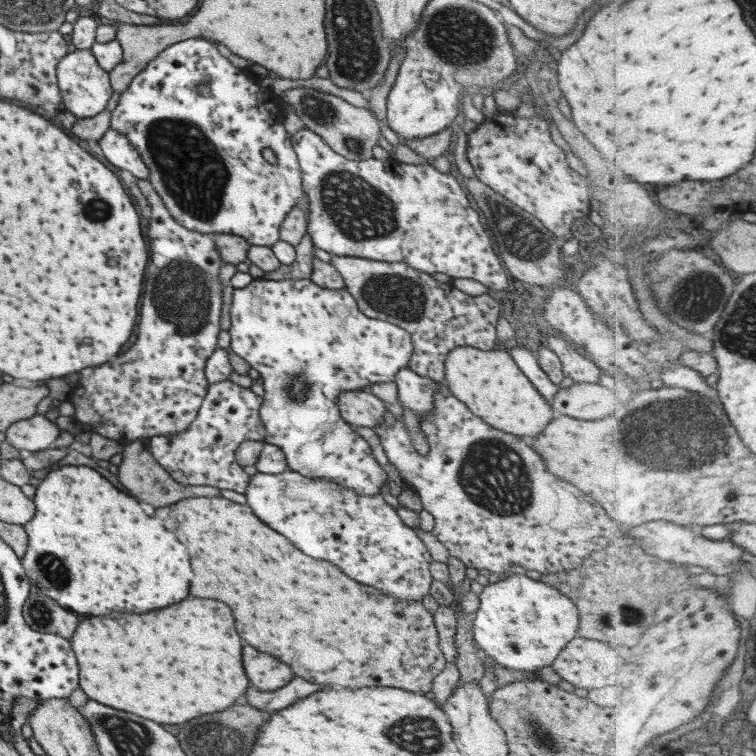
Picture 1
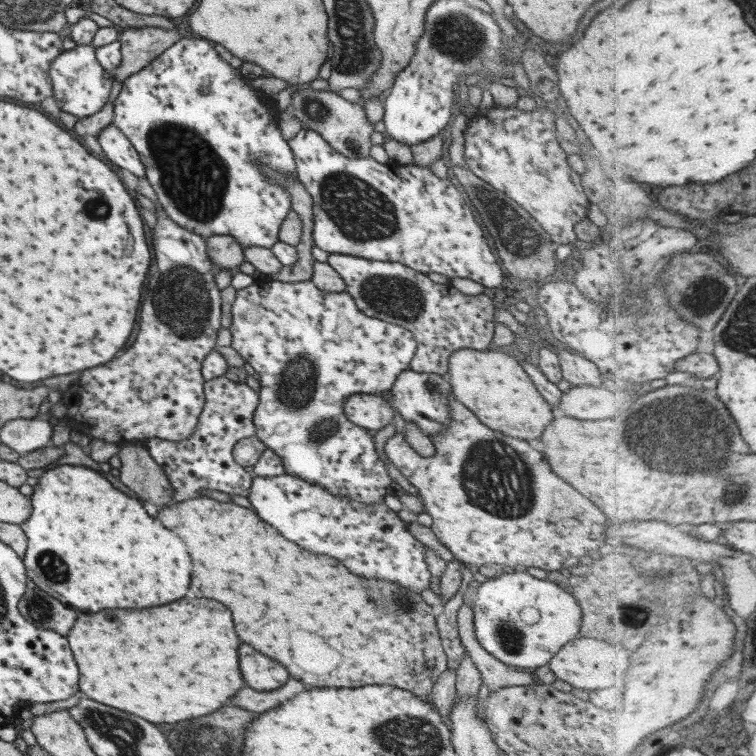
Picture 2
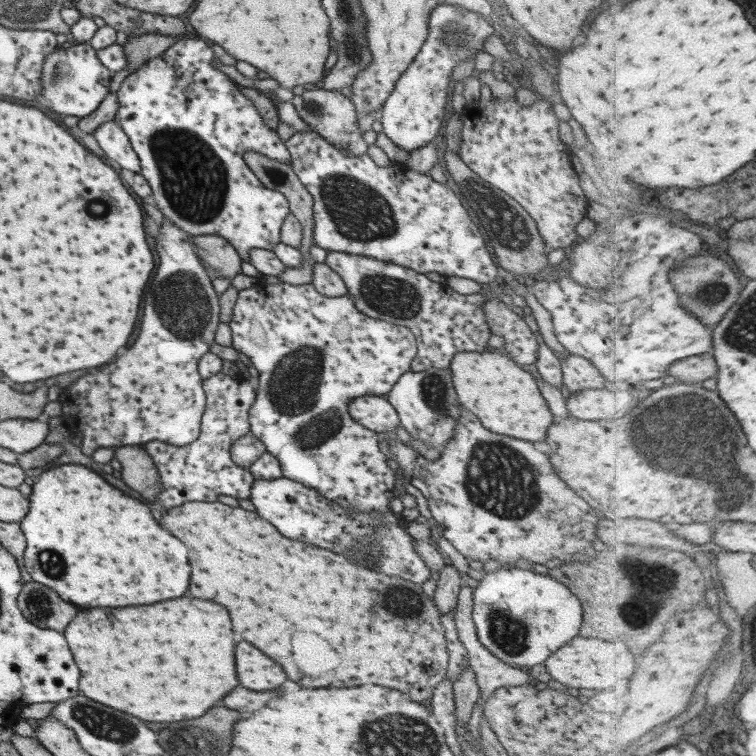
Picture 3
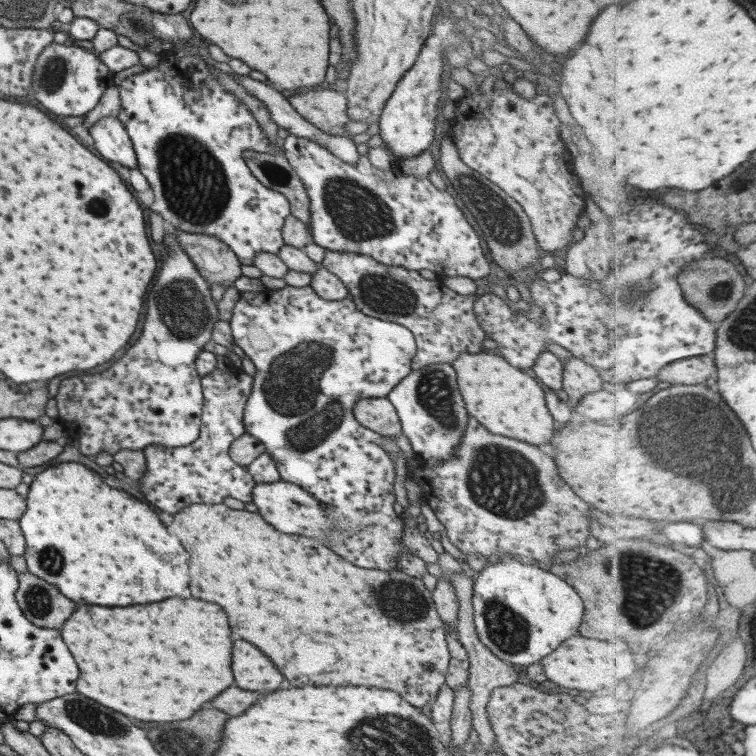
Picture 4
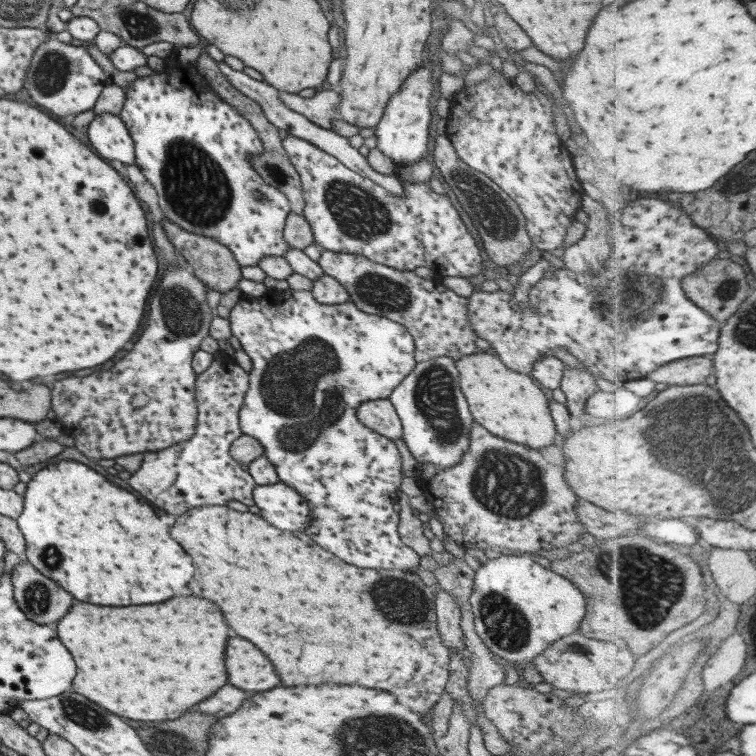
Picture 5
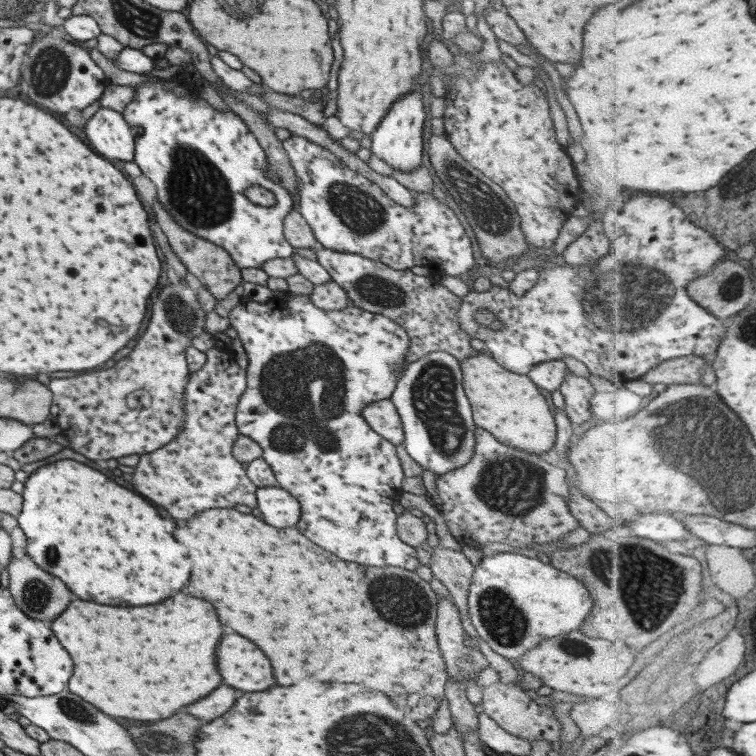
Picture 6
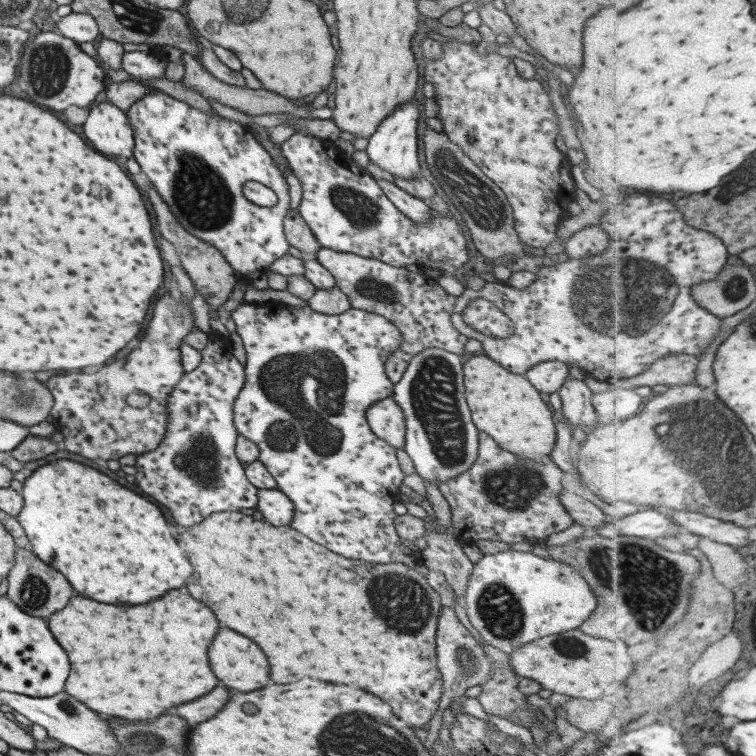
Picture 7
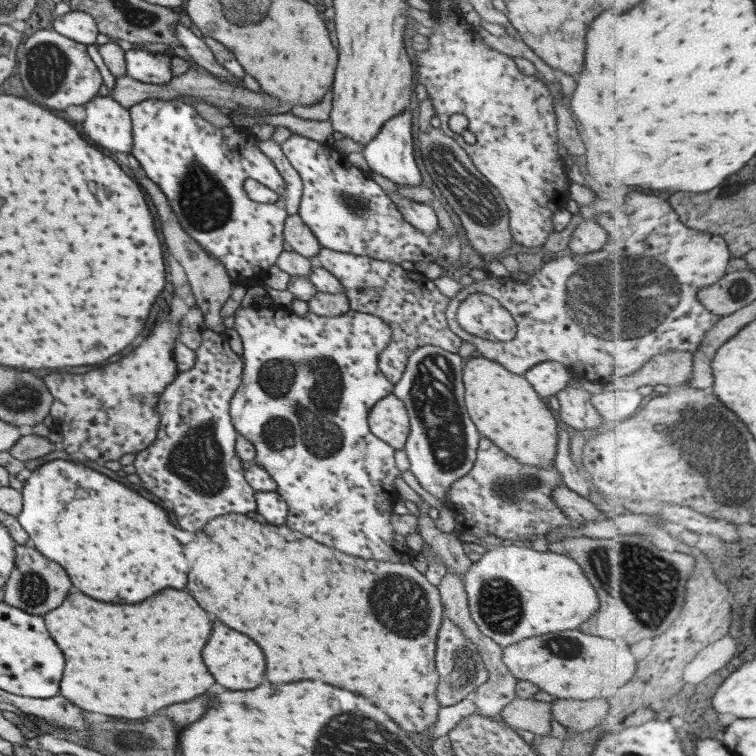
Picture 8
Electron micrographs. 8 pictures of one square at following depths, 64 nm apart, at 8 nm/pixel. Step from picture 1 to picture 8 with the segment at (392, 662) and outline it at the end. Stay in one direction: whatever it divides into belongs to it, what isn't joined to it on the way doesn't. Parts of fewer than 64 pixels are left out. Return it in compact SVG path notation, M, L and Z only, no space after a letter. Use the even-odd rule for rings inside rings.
M235 513L216 516L201 529L202 531L195 531L193 538L185 544L185 548L189 552L189 554L185 554L185 558L189 562L187 592L195 598L195 602L201 608L211 612L221 624L227 624L227 628L231 628L231 630L243 632L245 636L255 640L255 644L259 644L259 648L263 650L265 662L267 662L265 676L267 676L269 682L283 682L285 684L285 682L303 680L303 678L313 678L313 680L317 678L317 680L323 680L325 684L347 688L349 692L365 696L371 704L381 706L389 714L387 717L397 723L401 730L404 730L407 734L430 729L430 726L436 721L437 710L440 707L436 699L438 674L434 667L434 644L438 626L443 616L443 609L437 587L431 585L423 574L415 570L415 567L411 567L410 563L365 560L357 556L343 554L343 552L336 551L307 538L307 536L303 536L300 532L291 530L284 524L260 524L253 521L252 518Z

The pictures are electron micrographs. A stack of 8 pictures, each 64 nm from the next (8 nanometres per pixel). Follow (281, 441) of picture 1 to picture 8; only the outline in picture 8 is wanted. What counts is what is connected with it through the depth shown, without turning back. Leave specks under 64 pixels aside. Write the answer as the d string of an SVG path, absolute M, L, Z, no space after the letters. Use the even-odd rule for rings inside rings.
M267 305L266 307L249 306L238 307L232 314L234 318L233 330L241 338L242 348L242 373L237 391L233 393L229 401L228 413L235 432L244 436L255 449L255 464L267 471L267 474L275 481L276 493L288 506L284 525L291 530L300 532L311 540L324 544L336 551L351 556L357 556L365 560L380 560L381 562L409 563L415 556L411 549L401 545L393 538L390 518L392 515L393 480L400 476L395 467L394 448L385 442L375 438L367 426L368 410L381 398L392 393L393 385L384 377L377 366L377 356L385 345L394 340L391 328L387 328L383 321L375 315L357 312L349 309L344 315L332 317L319 316L307 311L305 316L298 316L286 307L279 305Z

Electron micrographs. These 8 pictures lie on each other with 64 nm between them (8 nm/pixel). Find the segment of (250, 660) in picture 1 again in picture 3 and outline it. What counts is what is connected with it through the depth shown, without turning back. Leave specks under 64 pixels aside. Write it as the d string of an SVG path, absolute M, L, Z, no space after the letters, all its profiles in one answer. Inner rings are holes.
M247 642L235 646L235 670L239 686L261 692L273 690L285 682L285 674L271 658L265 658Z

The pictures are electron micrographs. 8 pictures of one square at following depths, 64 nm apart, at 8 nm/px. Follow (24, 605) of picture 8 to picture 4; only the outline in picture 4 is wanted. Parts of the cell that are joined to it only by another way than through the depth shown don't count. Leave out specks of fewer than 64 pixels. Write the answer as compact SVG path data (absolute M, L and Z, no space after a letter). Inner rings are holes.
M28 570L18 573L14 597L20 612L31 624L49 630L58 630L75 608L75 604L63 598L55 586Z

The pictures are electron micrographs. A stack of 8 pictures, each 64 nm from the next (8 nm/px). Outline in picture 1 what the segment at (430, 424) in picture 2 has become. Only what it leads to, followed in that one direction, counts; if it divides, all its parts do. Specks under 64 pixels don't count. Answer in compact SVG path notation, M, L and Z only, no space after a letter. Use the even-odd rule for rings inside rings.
M408 367L400 368L395 376L394 382L397 389L399 406L406 406L414 412L419 421L430 413L432 400L437 390L445 383L425 378L415 374Z

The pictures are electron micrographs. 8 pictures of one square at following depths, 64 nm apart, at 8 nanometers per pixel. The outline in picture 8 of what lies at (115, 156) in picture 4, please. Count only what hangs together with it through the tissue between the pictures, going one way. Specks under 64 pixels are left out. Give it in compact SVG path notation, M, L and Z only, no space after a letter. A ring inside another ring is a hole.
M97 94L84 107L83 134L105 150L127 155L132 149L132 125L128 109L109 95Z

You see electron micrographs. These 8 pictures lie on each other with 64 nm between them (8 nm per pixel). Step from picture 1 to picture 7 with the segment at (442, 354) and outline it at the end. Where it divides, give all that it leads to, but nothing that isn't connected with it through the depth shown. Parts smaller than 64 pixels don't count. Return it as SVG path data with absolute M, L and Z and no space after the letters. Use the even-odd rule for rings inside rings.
M321 246L312 257L332 274L334 286L347 297L351 308L386 318L401 334L402 342L384 365L385 374L391 384L399 380L409 360L426 348L441 348L459 358L467 357L463 351L467 339L451 326L450 316L455 297L447 294L436 283L436 279L426 277L422 272L410 272L405 267L397 268L380 260L350 252L335 252Z

